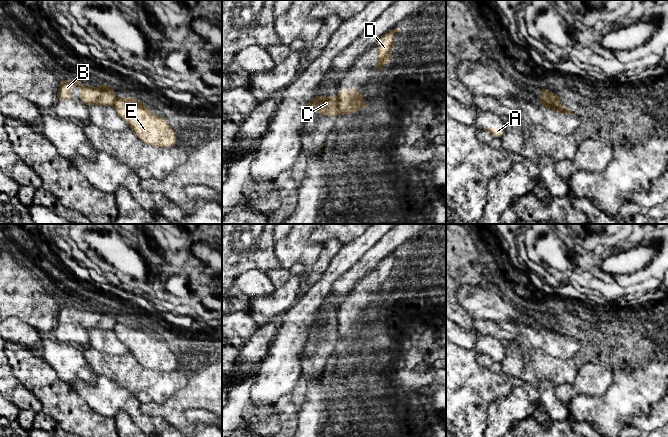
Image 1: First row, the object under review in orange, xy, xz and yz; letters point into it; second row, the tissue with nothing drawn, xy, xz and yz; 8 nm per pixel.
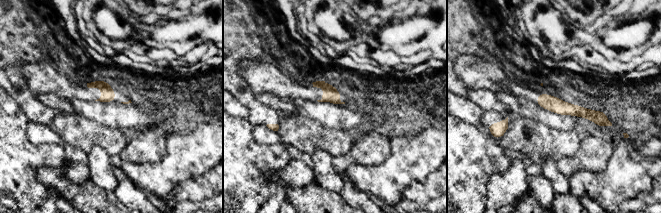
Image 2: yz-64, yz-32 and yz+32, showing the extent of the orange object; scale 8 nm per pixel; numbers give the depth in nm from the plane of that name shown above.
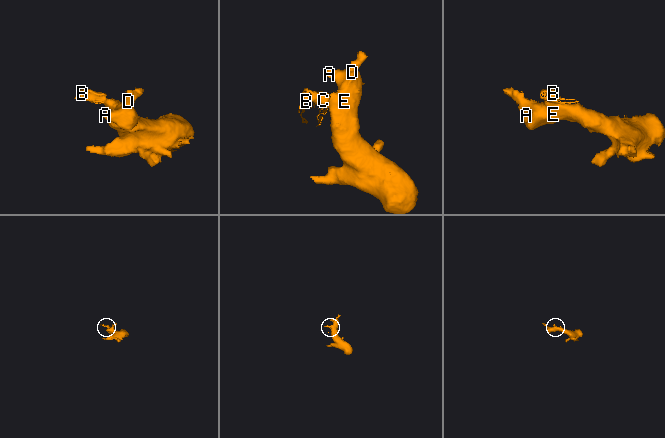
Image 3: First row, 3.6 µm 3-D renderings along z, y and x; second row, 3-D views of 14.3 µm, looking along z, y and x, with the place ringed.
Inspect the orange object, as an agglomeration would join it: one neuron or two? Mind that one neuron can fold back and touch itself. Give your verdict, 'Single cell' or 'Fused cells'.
Fused cells

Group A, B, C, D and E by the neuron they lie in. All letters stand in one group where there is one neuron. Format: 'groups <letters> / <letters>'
groups A D E / B C

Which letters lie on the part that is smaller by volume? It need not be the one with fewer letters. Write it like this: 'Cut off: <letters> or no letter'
Cut off: B, C

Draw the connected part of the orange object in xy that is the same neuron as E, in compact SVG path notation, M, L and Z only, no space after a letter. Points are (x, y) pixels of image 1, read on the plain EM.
M131 321L117 323L113 331L116 337L131 352L133 357L145 368L162 372L171 372L176 369L176 357L165 342L153 338L141 324Z

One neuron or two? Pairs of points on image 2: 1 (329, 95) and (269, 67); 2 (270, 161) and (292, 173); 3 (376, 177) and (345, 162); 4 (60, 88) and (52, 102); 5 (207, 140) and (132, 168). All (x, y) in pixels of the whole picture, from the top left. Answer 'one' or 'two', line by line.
1: one
2: two
3: two
4: two
5: one

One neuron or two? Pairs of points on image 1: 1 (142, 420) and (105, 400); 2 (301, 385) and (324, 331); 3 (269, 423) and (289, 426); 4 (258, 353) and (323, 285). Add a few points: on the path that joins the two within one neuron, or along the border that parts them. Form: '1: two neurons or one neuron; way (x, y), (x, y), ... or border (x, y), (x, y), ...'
1: one neuron; way (133, 411), (122, 400), (114, 400)
2: one neuron; way (315, 372), (318, 368), (318, 359), (327, 345)
3: two neurons; border (275, 404), (280, 419), (280, 426)
4: two neurons; border (278, 321), (278, 330), (269, 353), (265, 358)

